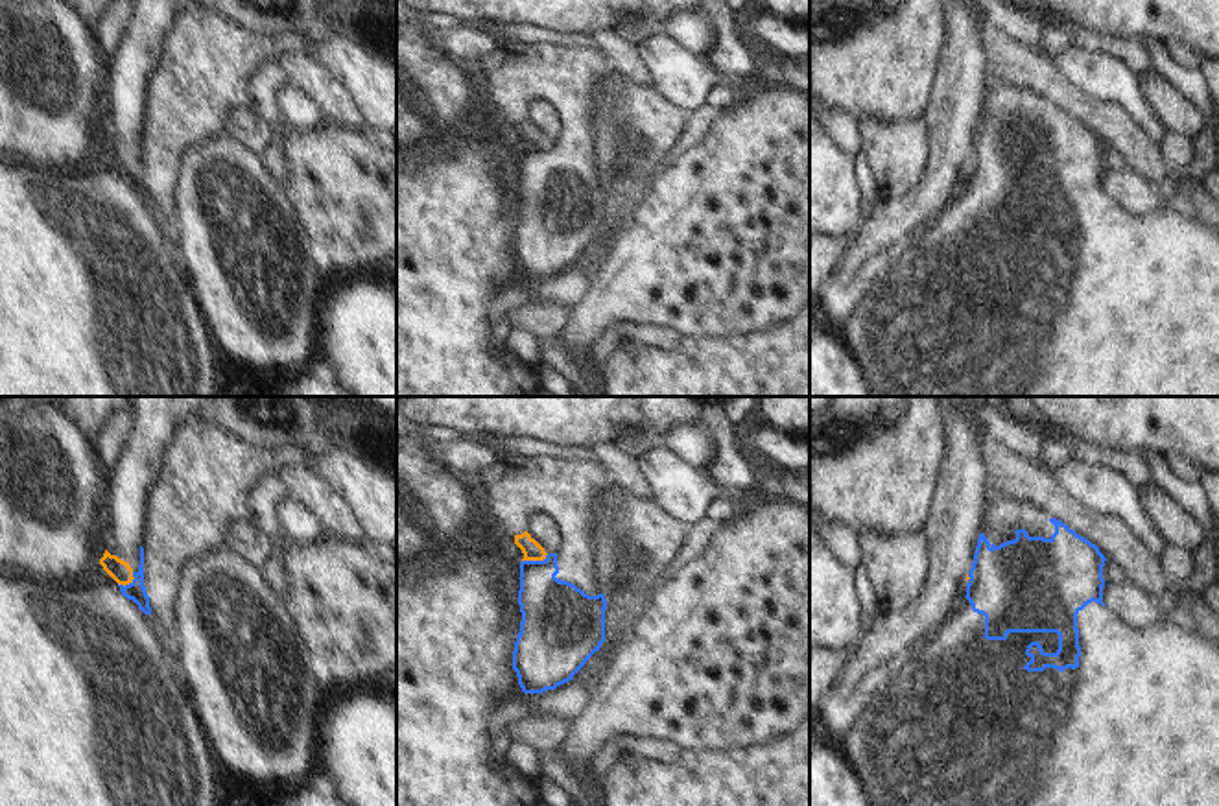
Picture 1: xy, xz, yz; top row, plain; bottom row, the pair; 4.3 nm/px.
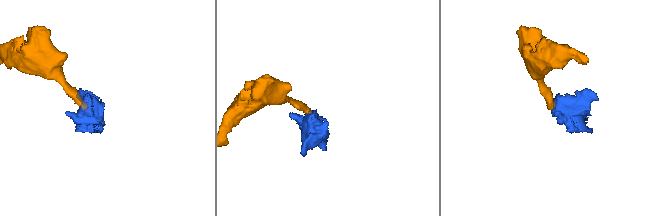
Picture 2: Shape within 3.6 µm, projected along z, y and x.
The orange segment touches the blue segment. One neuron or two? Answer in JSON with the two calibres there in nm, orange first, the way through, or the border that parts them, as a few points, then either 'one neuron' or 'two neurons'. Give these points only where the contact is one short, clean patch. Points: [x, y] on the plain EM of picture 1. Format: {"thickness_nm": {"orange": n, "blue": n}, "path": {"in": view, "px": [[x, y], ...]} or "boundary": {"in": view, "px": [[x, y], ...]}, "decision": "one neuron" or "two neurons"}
{"thickness_nm": {"orange": 90, "blue": 300}, "boundary": {"in": "xz", "px": [[548, 141], [537, 148], [522, 148]]}, "decision": "two neurons"}

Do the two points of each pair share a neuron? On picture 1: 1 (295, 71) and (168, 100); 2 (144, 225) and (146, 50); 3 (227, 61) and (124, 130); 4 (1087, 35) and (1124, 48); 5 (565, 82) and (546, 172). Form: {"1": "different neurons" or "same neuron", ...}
{"1": "different neurons", "2": "different neurons", "3": "different neurons", "4": "same neuron", "5": "same neuron"}

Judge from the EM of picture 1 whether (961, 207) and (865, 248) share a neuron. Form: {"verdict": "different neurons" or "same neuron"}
{"verdict": "different neurons"}

